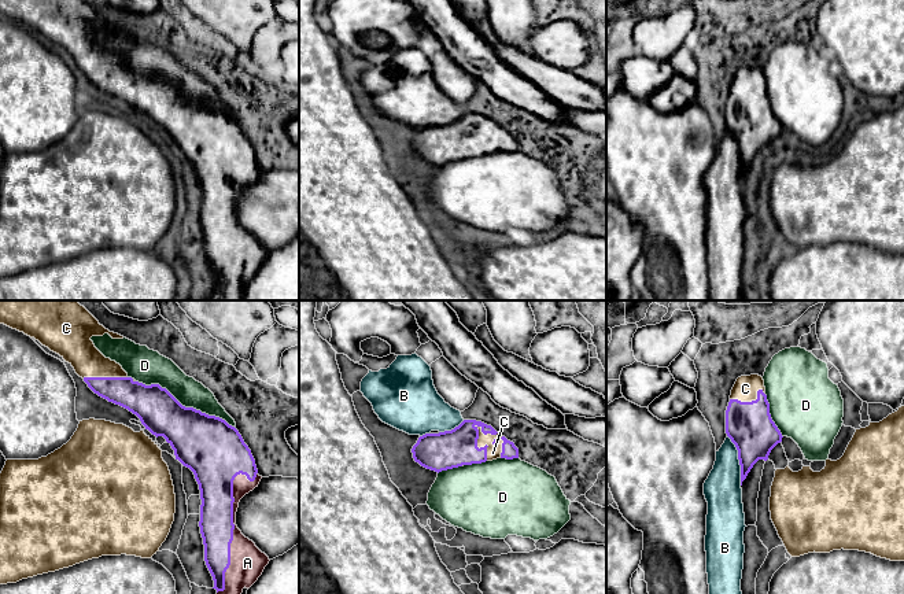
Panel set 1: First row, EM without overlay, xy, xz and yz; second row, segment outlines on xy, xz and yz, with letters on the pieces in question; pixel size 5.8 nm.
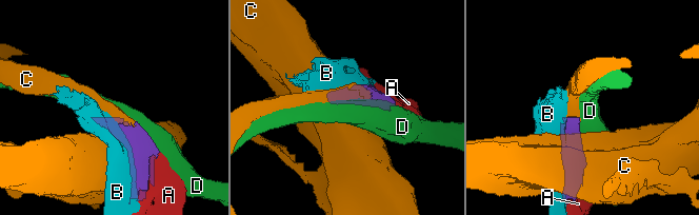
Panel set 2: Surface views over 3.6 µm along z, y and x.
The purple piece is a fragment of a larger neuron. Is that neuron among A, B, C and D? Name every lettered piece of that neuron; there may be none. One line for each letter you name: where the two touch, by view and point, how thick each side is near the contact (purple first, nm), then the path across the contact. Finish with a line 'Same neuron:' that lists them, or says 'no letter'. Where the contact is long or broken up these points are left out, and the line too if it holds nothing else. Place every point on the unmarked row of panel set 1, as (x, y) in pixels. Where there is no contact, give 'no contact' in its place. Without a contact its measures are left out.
A: contact xy (233, 217); calibres 200 and 200 nm
C: contact xz (476, 139); calibres 220 and 80 nm
Same neuron: A, C

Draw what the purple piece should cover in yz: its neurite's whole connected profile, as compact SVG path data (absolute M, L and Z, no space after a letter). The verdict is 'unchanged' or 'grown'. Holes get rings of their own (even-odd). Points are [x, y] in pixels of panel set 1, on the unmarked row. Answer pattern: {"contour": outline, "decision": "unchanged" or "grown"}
{"contour": "M761 69L737 71L726 103L726 126L738 143L742 178L753 158L759 152L767 154L783 130L771 111Z", "decision": "grown"}

